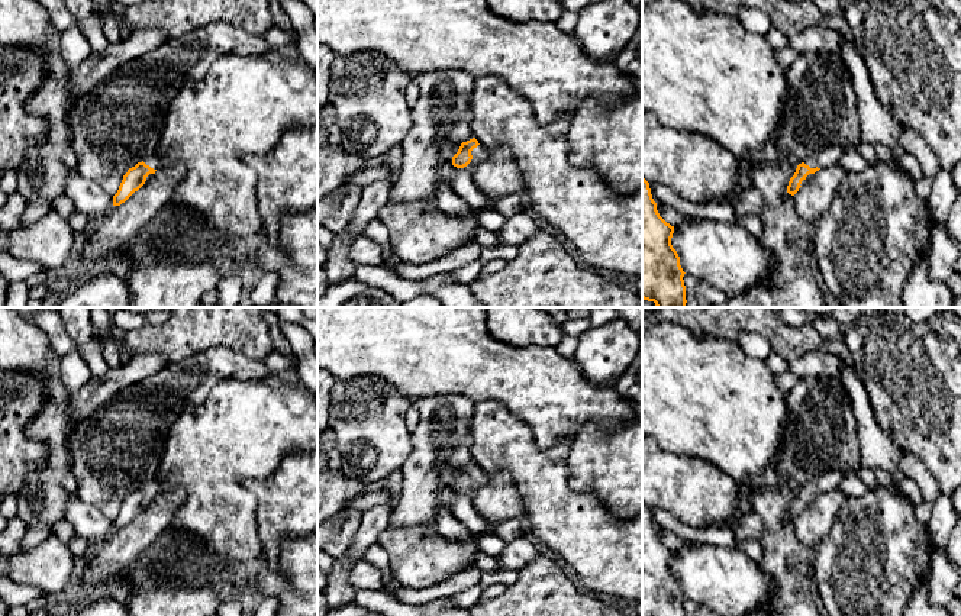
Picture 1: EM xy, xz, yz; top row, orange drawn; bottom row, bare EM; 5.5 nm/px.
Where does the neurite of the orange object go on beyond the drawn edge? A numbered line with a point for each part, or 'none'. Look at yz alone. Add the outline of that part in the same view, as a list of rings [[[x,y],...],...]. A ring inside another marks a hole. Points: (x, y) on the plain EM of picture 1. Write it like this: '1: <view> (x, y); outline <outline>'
1: yz (828, 480); outline [[[825,470],[818,477],[809,480],[803,487],[810,493],[828,493],[836,488],[846,478],[844,470]]]

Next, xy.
1: xy (152, 486); outline [[[155,475],[152,480],[146,481],[143,484],[143,487],[154,494],[159,494],[161,493],[161,486],[159,486],[159,481],[158,481],[158,475]]]

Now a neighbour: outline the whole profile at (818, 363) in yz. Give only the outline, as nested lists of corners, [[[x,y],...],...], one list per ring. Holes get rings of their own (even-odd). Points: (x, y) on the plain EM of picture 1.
[[[815,349],[790,364],[789,371],[797,378],[839,377],[842,365],[844,359],[838,355]]]

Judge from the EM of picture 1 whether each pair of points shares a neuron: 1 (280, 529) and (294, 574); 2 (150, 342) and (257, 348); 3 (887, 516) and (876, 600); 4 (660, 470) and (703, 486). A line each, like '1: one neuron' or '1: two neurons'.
1: two neurons
2: one neuron
3: one neuron
4: one neuron

